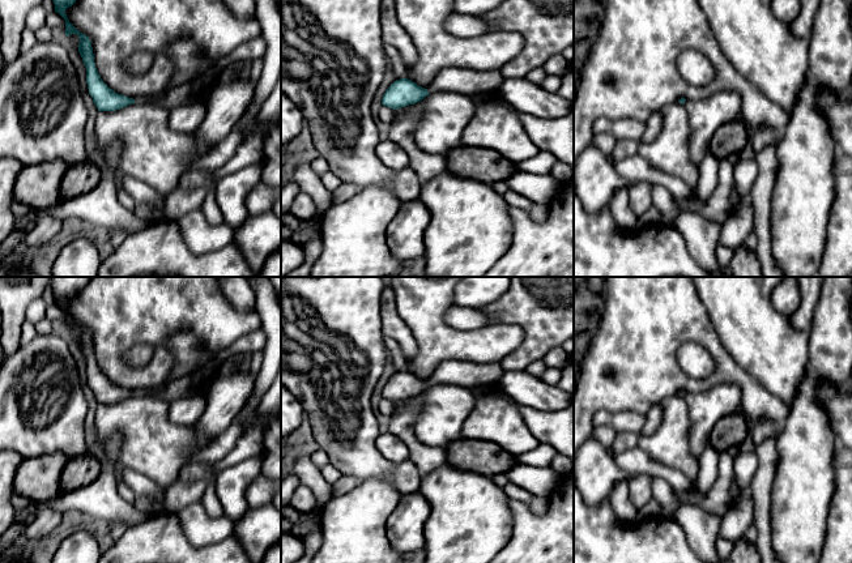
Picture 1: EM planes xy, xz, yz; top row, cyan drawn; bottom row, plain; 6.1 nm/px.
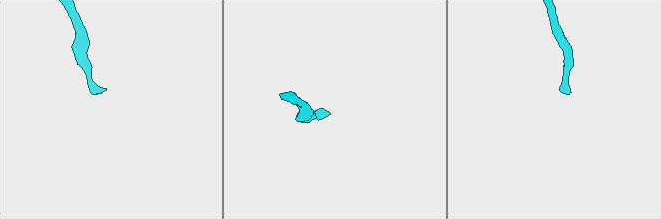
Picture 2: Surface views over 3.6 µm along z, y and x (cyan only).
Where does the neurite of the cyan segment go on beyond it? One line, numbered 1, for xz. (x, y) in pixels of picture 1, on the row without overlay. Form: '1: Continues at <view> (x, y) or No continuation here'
1: Continues at xz (460, 372)

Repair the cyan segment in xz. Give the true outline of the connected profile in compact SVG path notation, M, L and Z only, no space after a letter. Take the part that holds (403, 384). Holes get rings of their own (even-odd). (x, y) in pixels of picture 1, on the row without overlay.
M444 361L427 381L408 371L396 372L385 383L382 397L397 402L421 394L430 385L455 384L470 389L485 384L498 384L503 368L500 363L470 363L467 361Z

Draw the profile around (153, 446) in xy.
M132 396L116 404L99 404L95 430L98 444L119 434L122 444L118 465L150 478L161 489L170 487L189 458L213 442L204 442L192 427L172 423L169 418L169 404L146 396Z

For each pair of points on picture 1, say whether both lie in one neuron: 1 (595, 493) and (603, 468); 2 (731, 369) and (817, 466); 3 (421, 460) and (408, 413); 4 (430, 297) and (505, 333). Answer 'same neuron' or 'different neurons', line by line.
1: same neuron
2: different neurons
3: same neuron
4: same neuron

